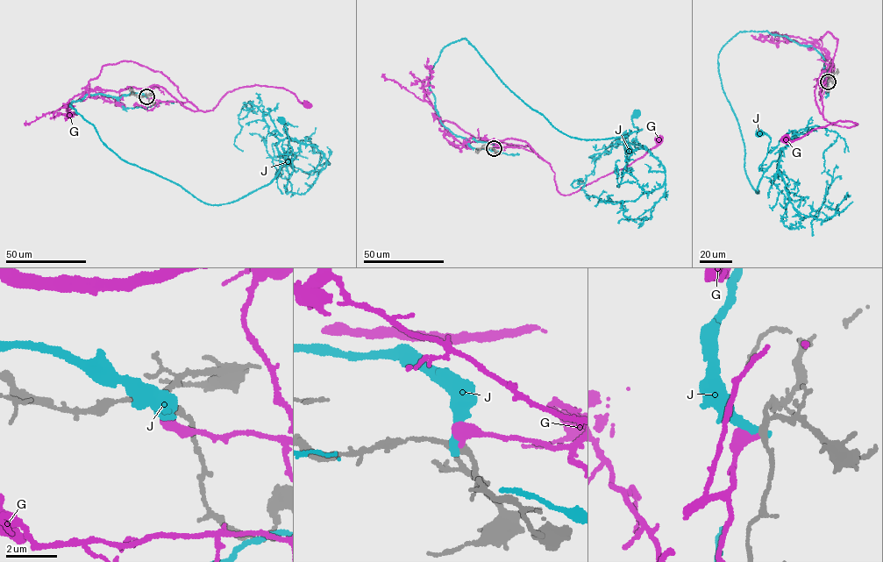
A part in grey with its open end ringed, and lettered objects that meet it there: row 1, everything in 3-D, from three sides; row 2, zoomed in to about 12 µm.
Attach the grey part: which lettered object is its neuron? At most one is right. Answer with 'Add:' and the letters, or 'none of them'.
Add: G

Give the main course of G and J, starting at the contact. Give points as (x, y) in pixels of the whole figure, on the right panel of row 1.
G: (828, 81), (820, 95), (823, 118), (840, 126), (850, 127), (858, 124), (839, 120), (794, 140), (785, 139)
J: (828, 81), (812, 46), (766, 31), (737, 33), (718, 54), (718, 70), (758, 193), (771, 139), (758, 133)

